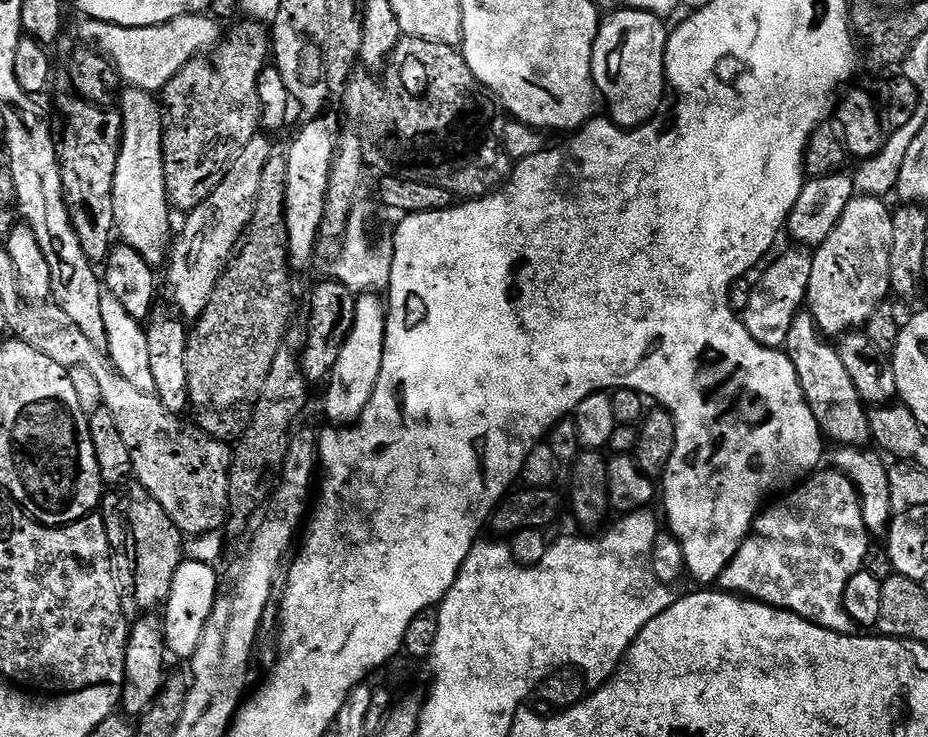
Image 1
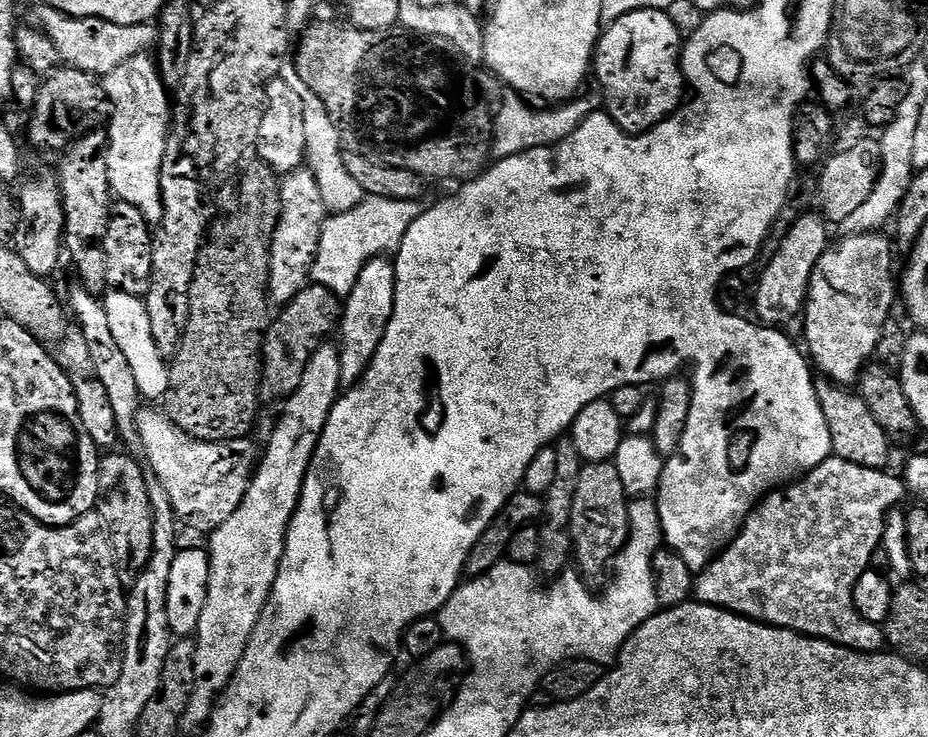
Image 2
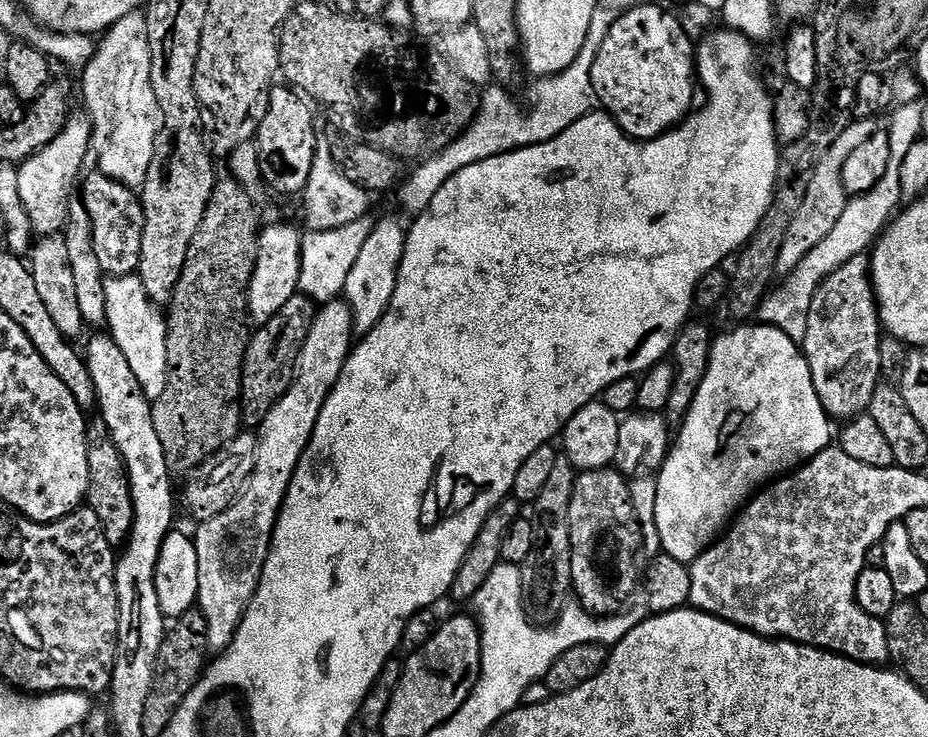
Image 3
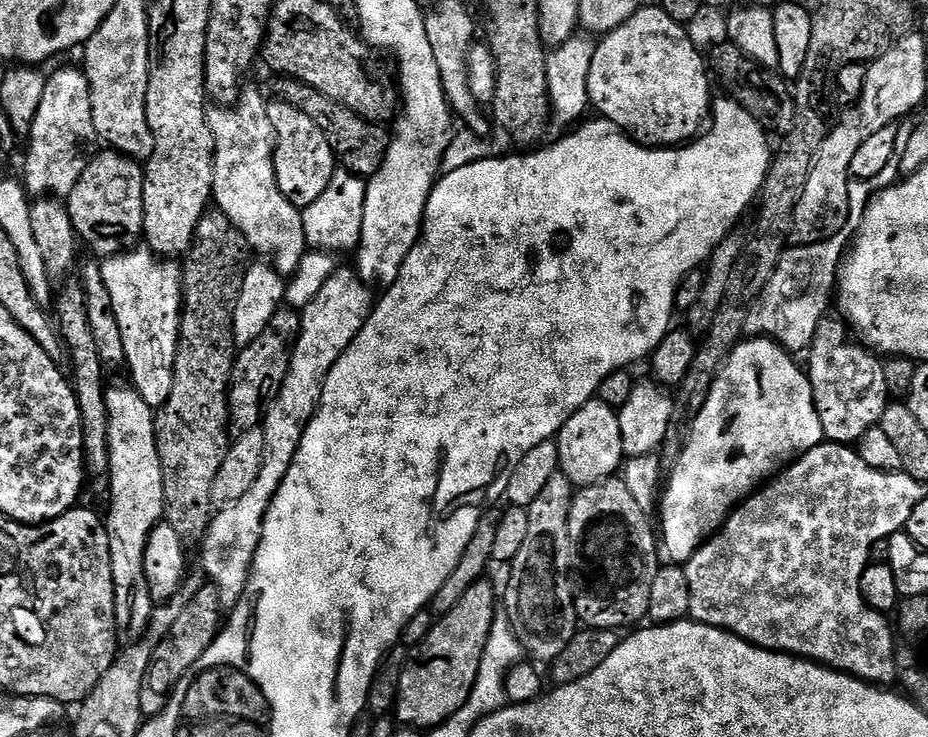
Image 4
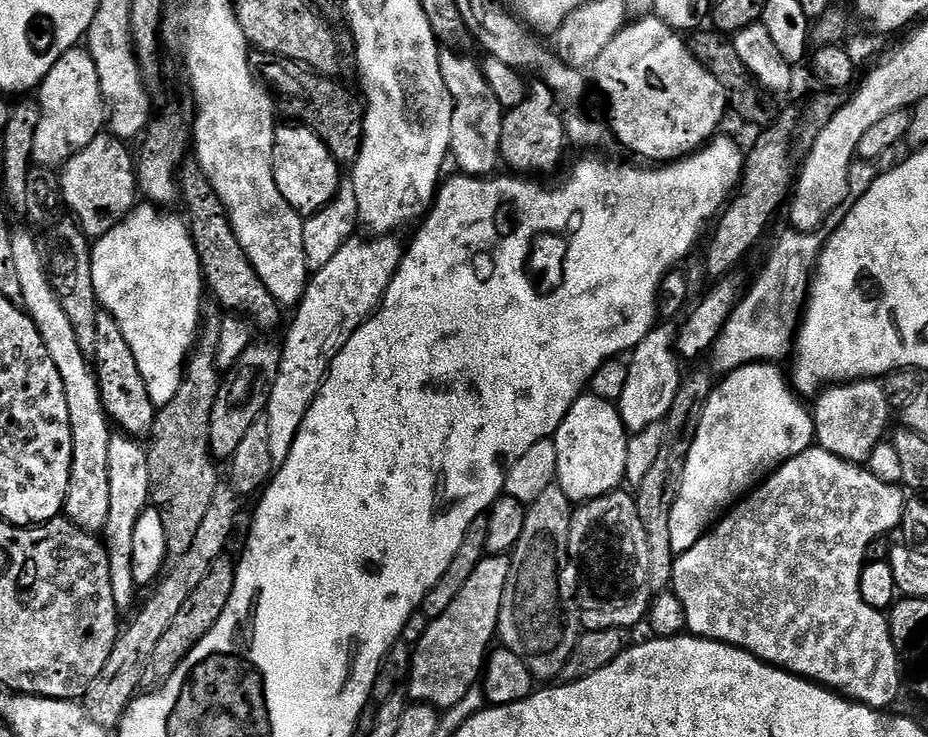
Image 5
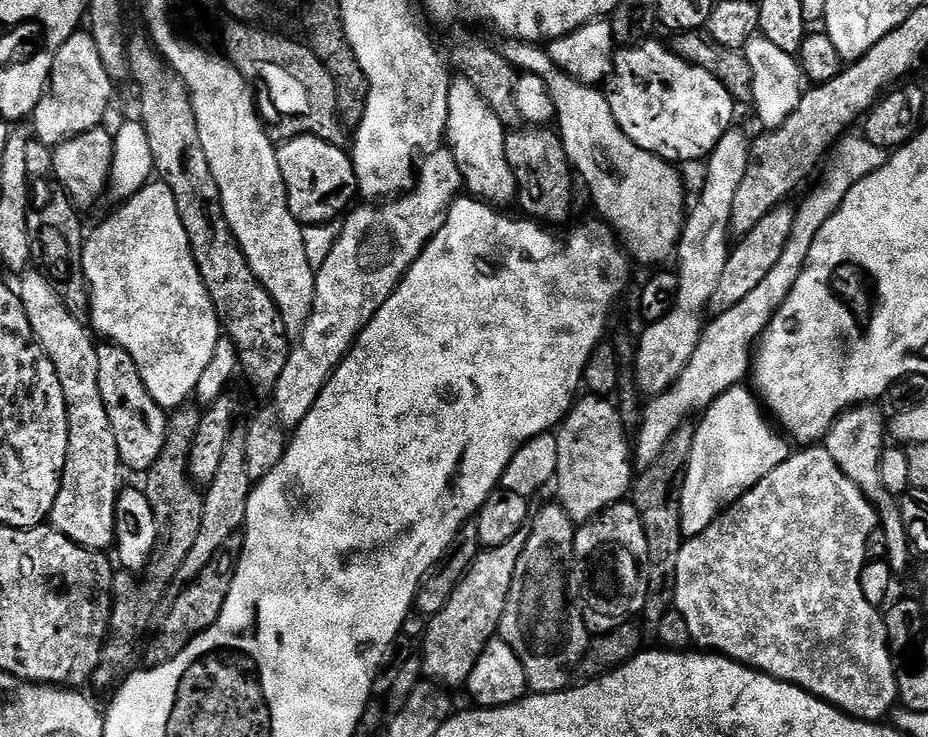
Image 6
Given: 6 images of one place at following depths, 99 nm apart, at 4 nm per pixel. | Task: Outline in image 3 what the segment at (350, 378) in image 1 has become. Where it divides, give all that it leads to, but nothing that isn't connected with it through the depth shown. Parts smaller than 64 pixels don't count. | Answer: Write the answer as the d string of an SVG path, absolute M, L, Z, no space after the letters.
M394 217L375 221L370 238L362 245L362 250L354 262L354 270L346 278L342 296L352 307L352 327L357 337L362 337L386 314L390 302L394 298L394 286L398 282L398 270L404 257L405 225L400 225Z

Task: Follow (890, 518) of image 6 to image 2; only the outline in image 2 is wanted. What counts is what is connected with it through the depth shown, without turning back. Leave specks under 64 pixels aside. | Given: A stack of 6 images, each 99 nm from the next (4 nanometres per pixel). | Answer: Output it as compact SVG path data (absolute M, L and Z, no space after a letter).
M879 231L874 232L853 232L851 234L841 235L841 240L833 243L824 253L818 258L818 262L814 266L812 271L812 277L808 283L808 298L802 309L802 321L804 320L804 340L808 343L806 347L807 355L810 357L811 363L815 365L817 369L821 368L823 375L827 379L831 380L833 384L841 386L852 386L860 379L860 371L864 369L864 365L869 363L876 355L876 343L878 337L882 335L882 330L887 324L890 323L890 317L888 316L892 312L892 303L897 303L898 300L898 284L894 279L892 281L892 252L894 253L894 244L891 239L887 240L886 237L880 236Z

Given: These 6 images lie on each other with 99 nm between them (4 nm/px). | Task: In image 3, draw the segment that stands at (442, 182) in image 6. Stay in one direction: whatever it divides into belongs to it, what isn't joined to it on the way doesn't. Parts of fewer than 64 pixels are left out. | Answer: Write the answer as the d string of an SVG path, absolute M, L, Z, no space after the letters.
M343 299L331 300L317 311L306 334L291 386L260 424L252 477L240 497L225 512L203 521L200 529L194 532L198 550L198 610L206 618L208 646L213 653L219 654L230 646L256 587L260 585L290 482L314 434L318 414L334 390L353 347L352 307Z

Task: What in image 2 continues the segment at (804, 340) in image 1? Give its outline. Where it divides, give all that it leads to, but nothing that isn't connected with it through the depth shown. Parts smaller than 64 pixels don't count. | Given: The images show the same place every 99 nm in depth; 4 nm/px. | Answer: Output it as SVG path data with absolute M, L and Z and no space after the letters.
M827 378L816 380L816 393L822 418L826 418L826 427L830 430L832 456L842 458L846 462L854 462L854 466L887 469L893 445L889 436L882 430L882 426L874 422L874 414L870 414L870 409L866 407L866 402L862 402L860 395L847 387L833 384Z

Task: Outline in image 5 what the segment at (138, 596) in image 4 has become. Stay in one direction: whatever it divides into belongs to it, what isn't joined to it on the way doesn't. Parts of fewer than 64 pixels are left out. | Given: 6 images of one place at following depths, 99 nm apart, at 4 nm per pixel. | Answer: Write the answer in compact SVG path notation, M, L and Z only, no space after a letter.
M113 434L110 438L110 515L106 517L102 539L104 549L108 551L116 611L120 614L128 611L131 613L137 603L138 585L134 582L134 526L138 526L138 518L142 518L144 511L150 507L151 498L150 462L145 445L131 435Z

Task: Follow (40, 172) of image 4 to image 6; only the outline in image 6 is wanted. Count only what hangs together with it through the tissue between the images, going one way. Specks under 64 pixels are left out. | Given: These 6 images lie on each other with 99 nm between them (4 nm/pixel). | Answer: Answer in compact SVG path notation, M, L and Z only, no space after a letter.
M77 30L56 51L52 76L48 80L46 95L40 99L40 105L32 113L30 128L35 139L43 144L55 146L63 140L74 138L86 130L94 130L105 123L104 115L112 104L114 81L108 75L106 66L98 54L91 31Z

